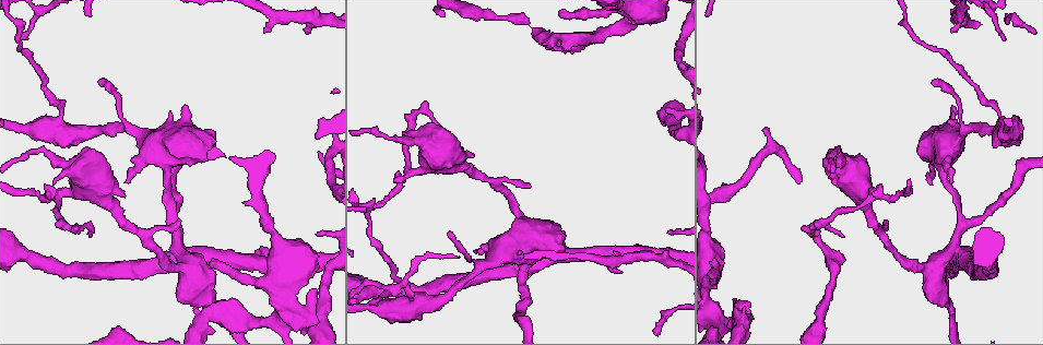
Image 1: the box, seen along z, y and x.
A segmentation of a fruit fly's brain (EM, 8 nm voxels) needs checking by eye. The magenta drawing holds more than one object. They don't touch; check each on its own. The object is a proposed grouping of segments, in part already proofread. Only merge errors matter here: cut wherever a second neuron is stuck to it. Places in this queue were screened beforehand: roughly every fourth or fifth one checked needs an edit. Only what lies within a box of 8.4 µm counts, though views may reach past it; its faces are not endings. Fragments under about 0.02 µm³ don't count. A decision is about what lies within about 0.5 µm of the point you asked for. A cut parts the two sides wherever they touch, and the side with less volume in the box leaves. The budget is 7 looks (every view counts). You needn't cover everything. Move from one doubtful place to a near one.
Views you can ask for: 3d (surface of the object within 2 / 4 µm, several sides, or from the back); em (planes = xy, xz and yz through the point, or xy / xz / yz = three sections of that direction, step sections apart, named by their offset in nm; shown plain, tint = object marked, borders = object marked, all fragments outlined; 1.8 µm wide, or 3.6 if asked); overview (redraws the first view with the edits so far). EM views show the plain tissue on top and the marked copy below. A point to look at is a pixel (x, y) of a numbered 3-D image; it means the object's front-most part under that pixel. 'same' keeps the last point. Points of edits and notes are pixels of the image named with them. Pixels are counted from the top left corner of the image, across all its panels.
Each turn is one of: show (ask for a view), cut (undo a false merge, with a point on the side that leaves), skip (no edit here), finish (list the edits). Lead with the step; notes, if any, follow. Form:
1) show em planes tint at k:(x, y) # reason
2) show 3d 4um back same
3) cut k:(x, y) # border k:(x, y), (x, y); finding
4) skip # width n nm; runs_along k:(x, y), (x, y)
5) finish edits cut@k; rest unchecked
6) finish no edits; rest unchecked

show em 3.6um xz step 8 borders at 1:(939, 294) # calibre changes

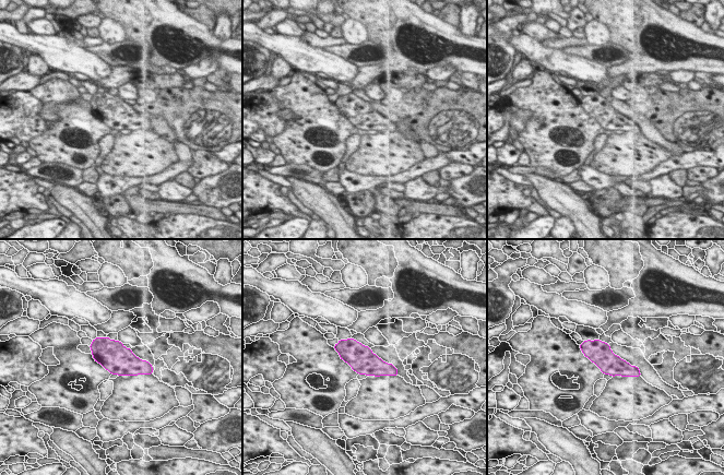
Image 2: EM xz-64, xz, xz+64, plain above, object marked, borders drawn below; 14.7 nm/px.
skip # width 320 nm; one neuron here

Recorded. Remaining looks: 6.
show em planes tint at 1:(409, 170) # thick turns thin

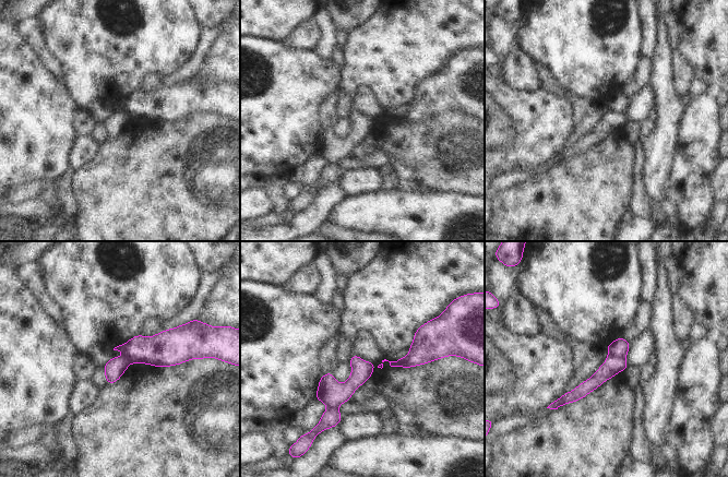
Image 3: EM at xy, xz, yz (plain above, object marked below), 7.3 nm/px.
cut 3:(612, 365) # border 3:(609, 355), (623, 358); a second neuron is stuck on

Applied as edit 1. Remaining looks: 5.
show overview

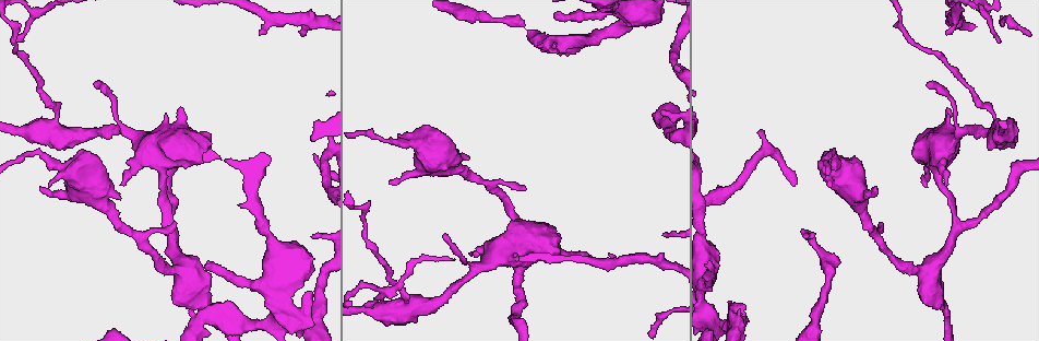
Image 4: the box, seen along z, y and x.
show em planes tint at 4:(719, 328) # calibre changes

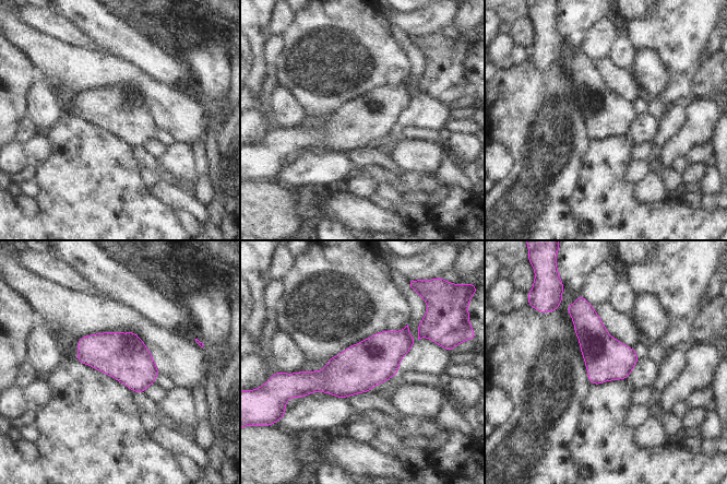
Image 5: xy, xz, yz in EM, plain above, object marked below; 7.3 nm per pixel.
skip # width 320 nm; runs_along 5:(420, 333), (342, 377), (298, 375); one neuron here

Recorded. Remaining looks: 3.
finish edits cut@3; rest unchecked

